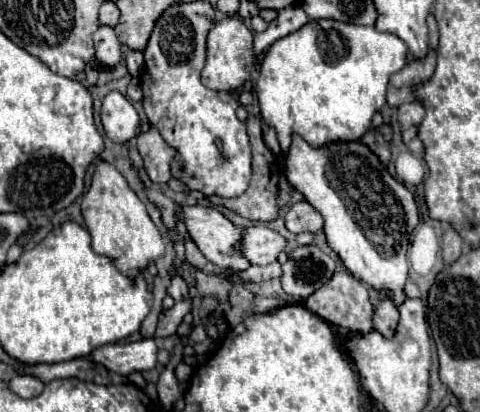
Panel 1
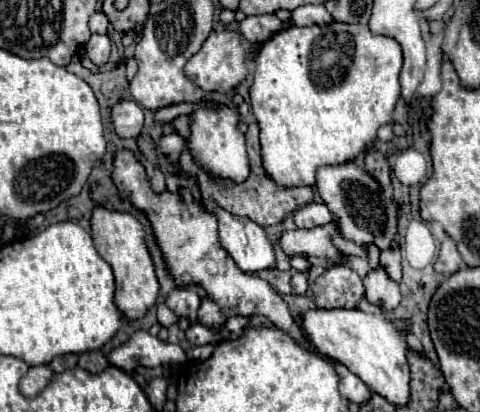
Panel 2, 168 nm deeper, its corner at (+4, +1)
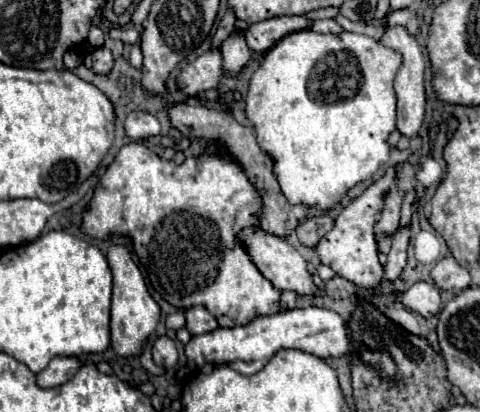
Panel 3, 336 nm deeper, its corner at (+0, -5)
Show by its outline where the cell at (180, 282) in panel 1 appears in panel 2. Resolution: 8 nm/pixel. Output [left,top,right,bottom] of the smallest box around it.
[166,288,200,324]

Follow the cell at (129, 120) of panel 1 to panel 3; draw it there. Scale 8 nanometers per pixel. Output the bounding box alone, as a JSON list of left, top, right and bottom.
[124,110,160,140]

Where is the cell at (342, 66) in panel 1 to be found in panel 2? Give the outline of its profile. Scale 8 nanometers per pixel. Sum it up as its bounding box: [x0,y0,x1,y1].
[250,22,402,188]

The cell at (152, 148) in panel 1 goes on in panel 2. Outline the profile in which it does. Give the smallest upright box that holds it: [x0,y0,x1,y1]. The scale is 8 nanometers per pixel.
[160,134,184,162]

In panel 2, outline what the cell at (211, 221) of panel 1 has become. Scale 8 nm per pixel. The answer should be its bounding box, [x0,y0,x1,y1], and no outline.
[212,208,276,272]

